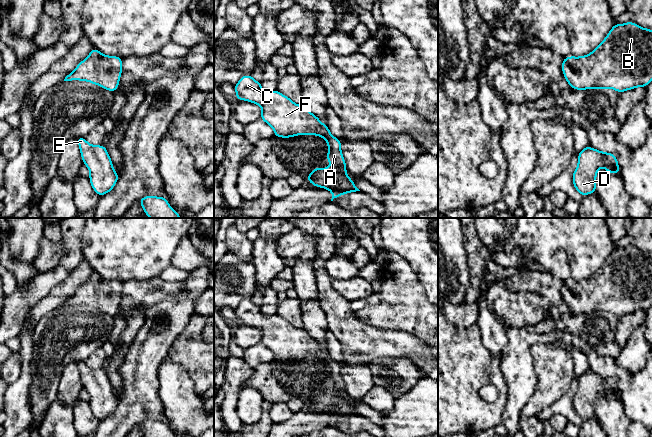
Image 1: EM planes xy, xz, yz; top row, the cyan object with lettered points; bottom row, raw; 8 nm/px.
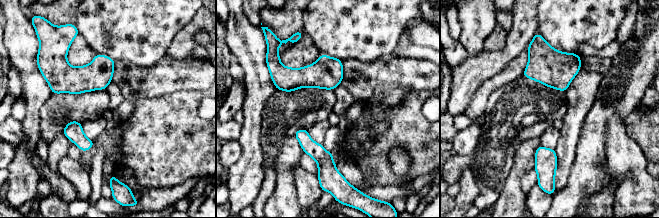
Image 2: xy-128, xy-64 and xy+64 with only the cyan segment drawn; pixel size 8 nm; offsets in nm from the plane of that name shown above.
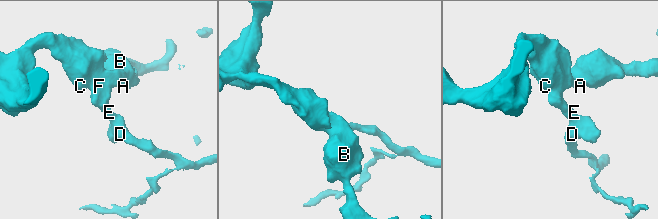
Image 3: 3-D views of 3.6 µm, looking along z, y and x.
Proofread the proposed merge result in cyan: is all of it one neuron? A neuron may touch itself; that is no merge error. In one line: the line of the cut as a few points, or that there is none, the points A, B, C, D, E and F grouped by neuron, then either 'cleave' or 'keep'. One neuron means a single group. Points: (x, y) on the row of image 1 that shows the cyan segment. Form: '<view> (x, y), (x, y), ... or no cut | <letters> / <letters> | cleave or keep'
no cut | A B C D E F | keep

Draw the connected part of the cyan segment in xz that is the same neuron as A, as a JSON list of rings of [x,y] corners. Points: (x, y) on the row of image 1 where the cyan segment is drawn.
[[[243,75],[234,88],[237,100],[248,101],[262,108],[260,119],[274,129],[274,137],[316,135],[325,139],[328,143],[327,163],[333,162],[334,165],[325,169],[316,167],[305,179],[315,187],[331,191],[331,201],[343,194],[360,191],[345,173],[348,170],[341,151],[342,142],[304,105],[297,105],[277,90],[265,92],[262,84],[251,75]]]

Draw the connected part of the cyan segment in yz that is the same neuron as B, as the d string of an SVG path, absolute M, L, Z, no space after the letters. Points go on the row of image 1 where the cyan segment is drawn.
M631 20L625 24L614 24L605 39L588 55L565 57L561 69L564 79L575 90L614 89L618 93L637 87L645 87L652 81L652 30L642 28Z

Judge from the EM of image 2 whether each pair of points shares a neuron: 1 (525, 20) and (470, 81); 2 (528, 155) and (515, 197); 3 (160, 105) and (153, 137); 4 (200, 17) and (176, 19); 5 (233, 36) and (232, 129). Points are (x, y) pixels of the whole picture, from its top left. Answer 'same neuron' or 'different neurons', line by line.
1: same neuron
2: same neuron
3: same neuron
4: different neurons
5: different neurons

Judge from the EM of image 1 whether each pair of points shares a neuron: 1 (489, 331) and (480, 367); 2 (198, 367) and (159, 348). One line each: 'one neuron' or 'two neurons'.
1: two neurons
2: two neurons

